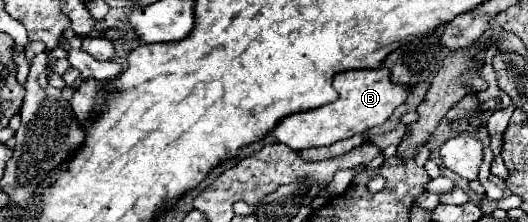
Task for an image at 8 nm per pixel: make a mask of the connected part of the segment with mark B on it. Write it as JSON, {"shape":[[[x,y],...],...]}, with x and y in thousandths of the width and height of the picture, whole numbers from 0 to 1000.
{"shape":[[[691,306],[691,315],[642,324],[634,333],[634,405],[642,414],[642,441],[634,459],[532,532],[513,586],[513,613],[521,613],[525,640],[551,658],[555,676],[623,658],[623,649],[634,649],[638,631],[688,604],[699,577],[725,559],[744,514],[744,495],[759,459],[767,459],[775,423],[775,396],[744,378],[737,360],[733,306],[703,306],[703,315]]]}

